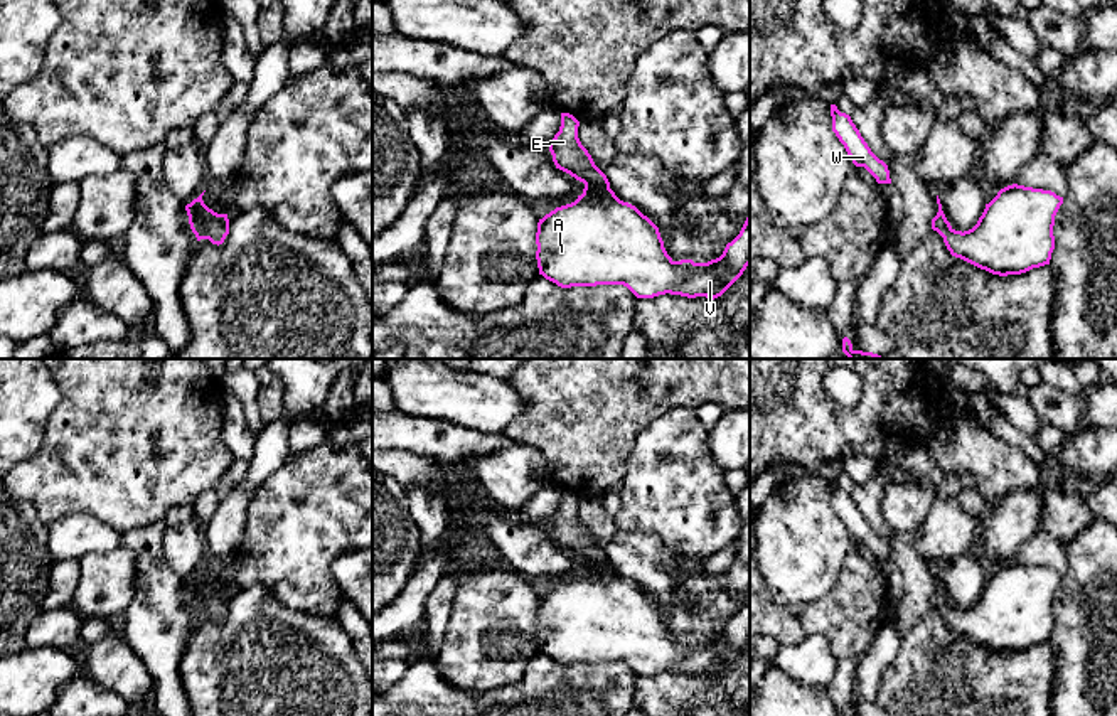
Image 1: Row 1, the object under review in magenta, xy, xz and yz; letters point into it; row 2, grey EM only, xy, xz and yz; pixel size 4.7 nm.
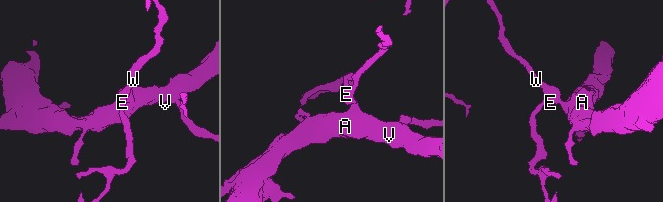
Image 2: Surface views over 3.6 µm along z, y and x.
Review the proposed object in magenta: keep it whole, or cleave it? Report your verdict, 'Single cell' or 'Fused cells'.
Single cell

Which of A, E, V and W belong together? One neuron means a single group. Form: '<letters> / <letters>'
A E V W

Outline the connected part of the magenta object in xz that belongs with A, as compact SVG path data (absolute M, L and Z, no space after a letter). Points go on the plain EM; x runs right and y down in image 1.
M561 490L559 509L549 517L556 546L585 561L583 571L571 581L556 585L537 600L536 637L539 652L561 665L623 662L637 676L681 672L687 676L721 674L750 642L750 591L740 612L726 622L723 632L708 640L674 639L660 615L659 605L635 583L620 578L610 566L607 553L595 542L578 516L580 499Z

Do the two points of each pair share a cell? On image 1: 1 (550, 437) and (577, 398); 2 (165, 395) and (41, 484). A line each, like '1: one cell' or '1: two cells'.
1: one cell
2: one cell

